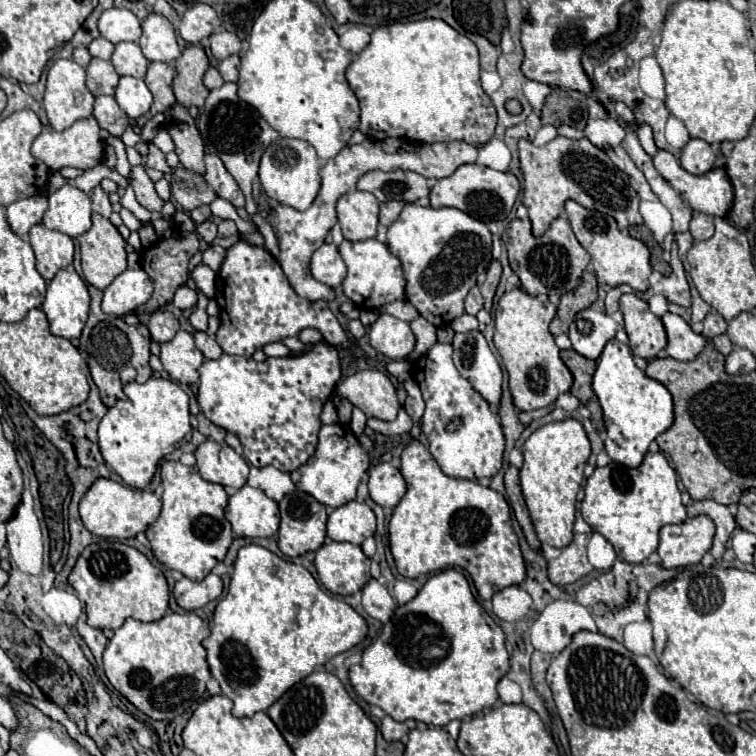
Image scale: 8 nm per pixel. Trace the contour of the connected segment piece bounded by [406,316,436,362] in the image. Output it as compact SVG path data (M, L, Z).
M422 316L412 320L410 326L412 326L412 332L416 336L416 348L414 348L414 352L406 360L414 362L414 360L422 358L436 344L436 328L428 320L424 320Z

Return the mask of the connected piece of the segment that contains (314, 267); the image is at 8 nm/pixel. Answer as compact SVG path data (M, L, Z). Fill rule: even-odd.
M322 244L314 252L312 262L310 262L310 274L318 282L322 282L330 288L336 288L342 284L342 280L346 276L346 264L340 258L340 252L334 244Z

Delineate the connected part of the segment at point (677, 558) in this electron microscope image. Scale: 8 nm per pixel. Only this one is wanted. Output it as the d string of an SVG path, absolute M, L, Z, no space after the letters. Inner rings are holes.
M700 514L684 520L682 524L664 526L660 530L658 554L664 568L692 566L702 560L702 556L712 548L716 526L710 516Z

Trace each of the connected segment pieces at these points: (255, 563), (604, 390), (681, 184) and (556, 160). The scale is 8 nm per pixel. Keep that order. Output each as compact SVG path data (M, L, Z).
M248 544L238 550L228 594L218 602L212 632L202 642L212 676L220 682L222 694L234 702L234 716L250 718L260 710L268 710L292 684L312 674L316 666L322 666L366 638L366 620L342 598L322 588L302 564L284 560L258 544Z
M610 340L604 346L596 364L592 390L604 410L606 452L614 462L628 468L638 468L644 460L644 454L648 452L650 442L672 426L672 396L664 384L648 378L642 370L636 368L630 348L618 340Z
M640 126L638 128L638 138L640 138L640 144L644 146L644 150L654 158L656 170L662 174L662 178L668 180L672 184L672 188L676 188L686 202L690 202L692 210L698 210L698 212L710 214L710 216L726 216L728 214L728 210L732 208L732 202L734 202L734 190L732 190L732 184L730 184L728 174L726 174L724 168L714 168L714 170L710 170L710 172L706 172L702 176L694 176L694 174L686 172L680 166L680 162L674 158L674 154L658 150L654 146L654 138L652 138L650 126Z
M558 136L544 146L534 146L528 140L520 140L518 150L520 168L524 174L522 202L528 210L534 236L542 236L548 230L548 226L562 214L564 202L570 198L590 210L598 204L598 212L612 216L620 228L642 224L642 216L638 212L640 198L632 188L628 174L616 168L608 154L598 150L590 140L570 140Z

